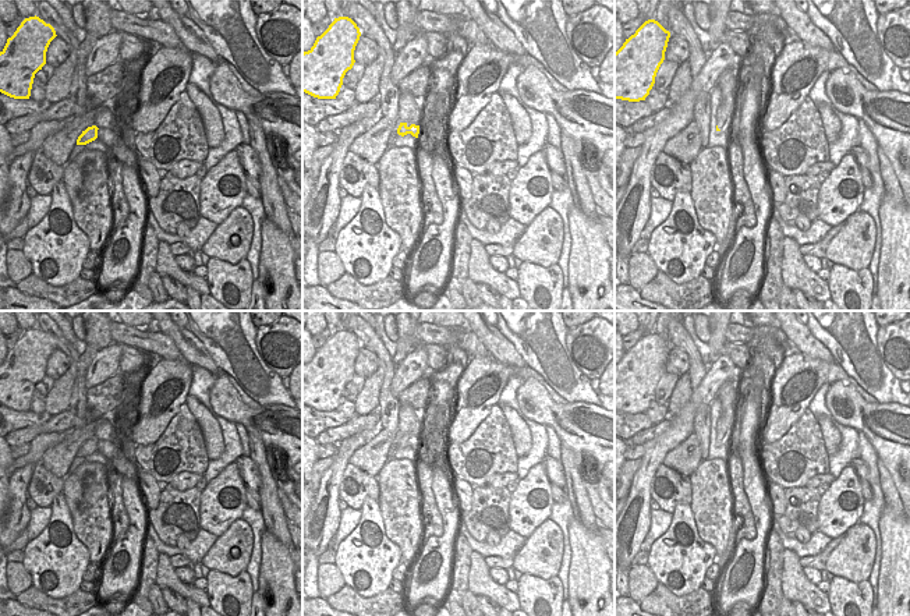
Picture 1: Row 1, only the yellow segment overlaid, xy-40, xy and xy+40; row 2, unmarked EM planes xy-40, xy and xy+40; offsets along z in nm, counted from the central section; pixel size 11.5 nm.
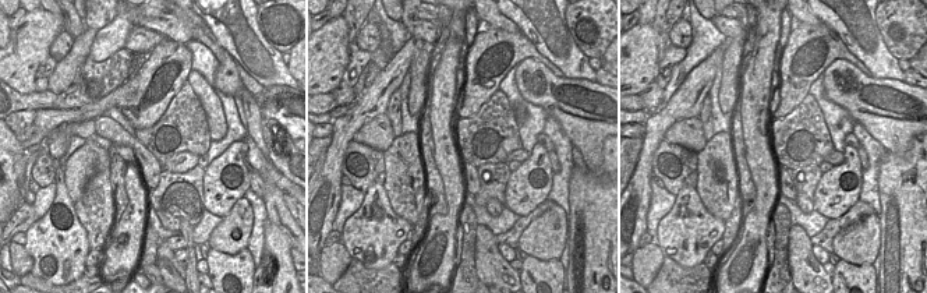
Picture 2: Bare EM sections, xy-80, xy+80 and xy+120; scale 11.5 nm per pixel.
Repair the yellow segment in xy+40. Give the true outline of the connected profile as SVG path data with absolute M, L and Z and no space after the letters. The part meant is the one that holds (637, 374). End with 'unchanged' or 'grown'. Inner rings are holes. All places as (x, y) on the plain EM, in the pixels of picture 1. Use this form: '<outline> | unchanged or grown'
M645 333L634 347L615 365L615 411L640 414L645 413L655 396L656 385L665 372L670 344L658 333Z | unchanged

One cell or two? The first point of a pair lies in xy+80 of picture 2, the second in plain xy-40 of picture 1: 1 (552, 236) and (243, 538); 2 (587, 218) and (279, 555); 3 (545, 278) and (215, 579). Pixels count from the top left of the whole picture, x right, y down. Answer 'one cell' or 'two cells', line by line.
1: one cell
2: one cell
3: one cell

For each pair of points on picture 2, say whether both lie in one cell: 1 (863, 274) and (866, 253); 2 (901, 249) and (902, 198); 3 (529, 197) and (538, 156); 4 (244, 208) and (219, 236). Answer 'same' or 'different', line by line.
1: different
2: same
3: same
4: same

